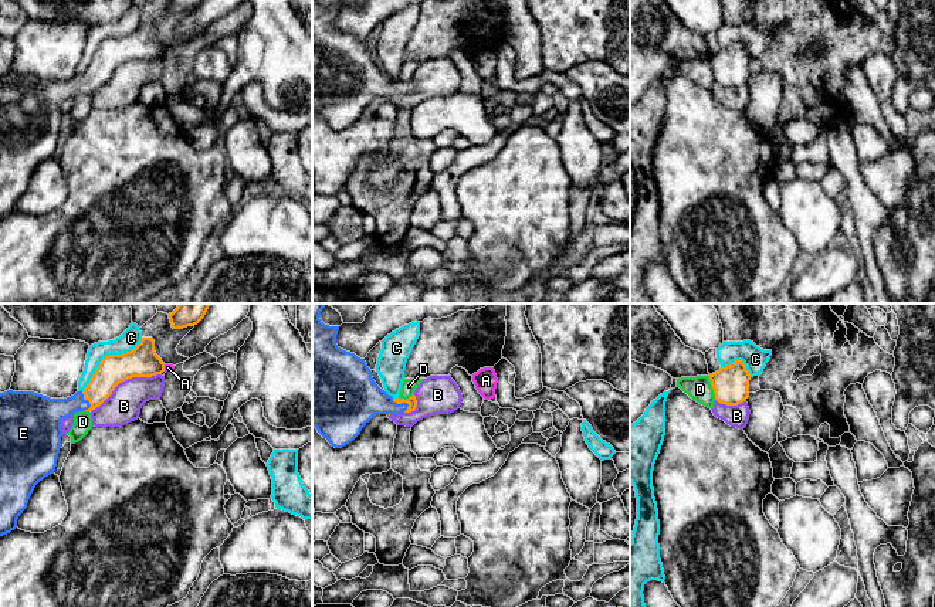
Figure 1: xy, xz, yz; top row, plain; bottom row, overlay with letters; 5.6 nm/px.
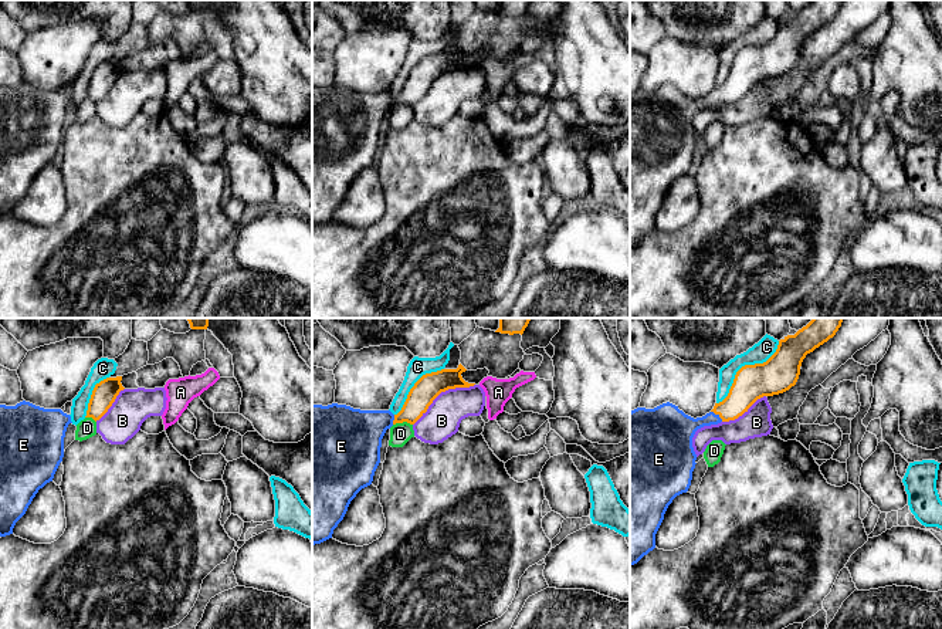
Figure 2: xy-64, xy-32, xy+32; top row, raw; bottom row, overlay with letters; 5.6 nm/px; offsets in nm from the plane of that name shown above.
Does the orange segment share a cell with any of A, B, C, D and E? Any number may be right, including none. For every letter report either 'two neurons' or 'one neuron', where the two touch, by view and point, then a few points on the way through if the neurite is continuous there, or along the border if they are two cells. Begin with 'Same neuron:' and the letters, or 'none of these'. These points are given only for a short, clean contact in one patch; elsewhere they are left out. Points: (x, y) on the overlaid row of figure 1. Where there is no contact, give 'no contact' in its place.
Same neuron: E
A: two neurons; meets orange in xy at (163, 368)
B: two neurons; meets orange in xy at (124, 380)
C: two neurons; meets orange in xy at (108, 355)
D: two neurons; meets orange in yz at (712, 387); border along yz (708, 376), (715, 399)
E: one neuron; meets orange in xz at (402, 402); runs through xz (412, 402), (402, 402), (380, 403), (358, 397)

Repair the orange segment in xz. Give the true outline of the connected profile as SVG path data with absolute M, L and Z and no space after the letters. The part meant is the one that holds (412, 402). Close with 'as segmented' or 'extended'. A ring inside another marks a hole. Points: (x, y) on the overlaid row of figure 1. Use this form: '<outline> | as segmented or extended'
M312 304L312 427L335 448L352 442L376 414L411 413L416 396L393 399L372 377L365 359L336 345L339 326L325 325L319 316L326 304Z | extended

